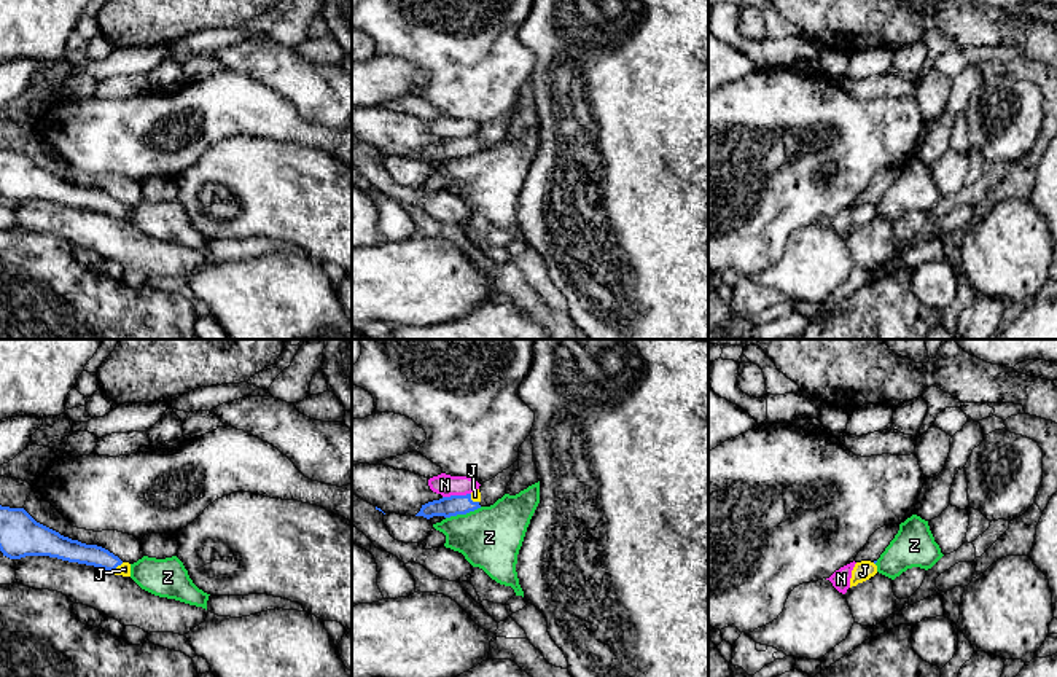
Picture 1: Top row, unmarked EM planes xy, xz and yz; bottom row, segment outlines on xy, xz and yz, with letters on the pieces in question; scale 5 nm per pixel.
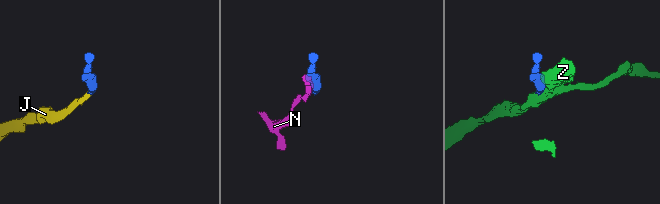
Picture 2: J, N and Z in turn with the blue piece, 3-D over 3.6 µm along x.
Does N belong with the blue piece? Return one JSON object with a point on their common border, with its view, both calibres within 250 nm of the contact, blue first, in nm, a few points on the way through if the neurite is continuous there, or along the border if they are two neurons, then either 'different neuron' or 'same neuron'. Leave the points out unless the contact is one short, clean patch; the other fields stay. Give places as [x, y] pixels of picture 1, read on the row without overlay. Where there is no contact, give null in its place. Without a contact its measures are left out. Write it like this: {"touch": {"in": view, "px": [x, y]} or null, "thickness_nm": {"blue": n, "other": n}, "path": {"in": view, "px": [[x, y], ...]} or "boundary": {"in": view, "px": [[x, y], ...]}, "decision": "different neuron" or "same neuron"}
{"touch": {"in": "xz", "px": [456, 139]}, "thickness_nm": {"blue": 100, "other": 110}, "decision": "different neuron"}

